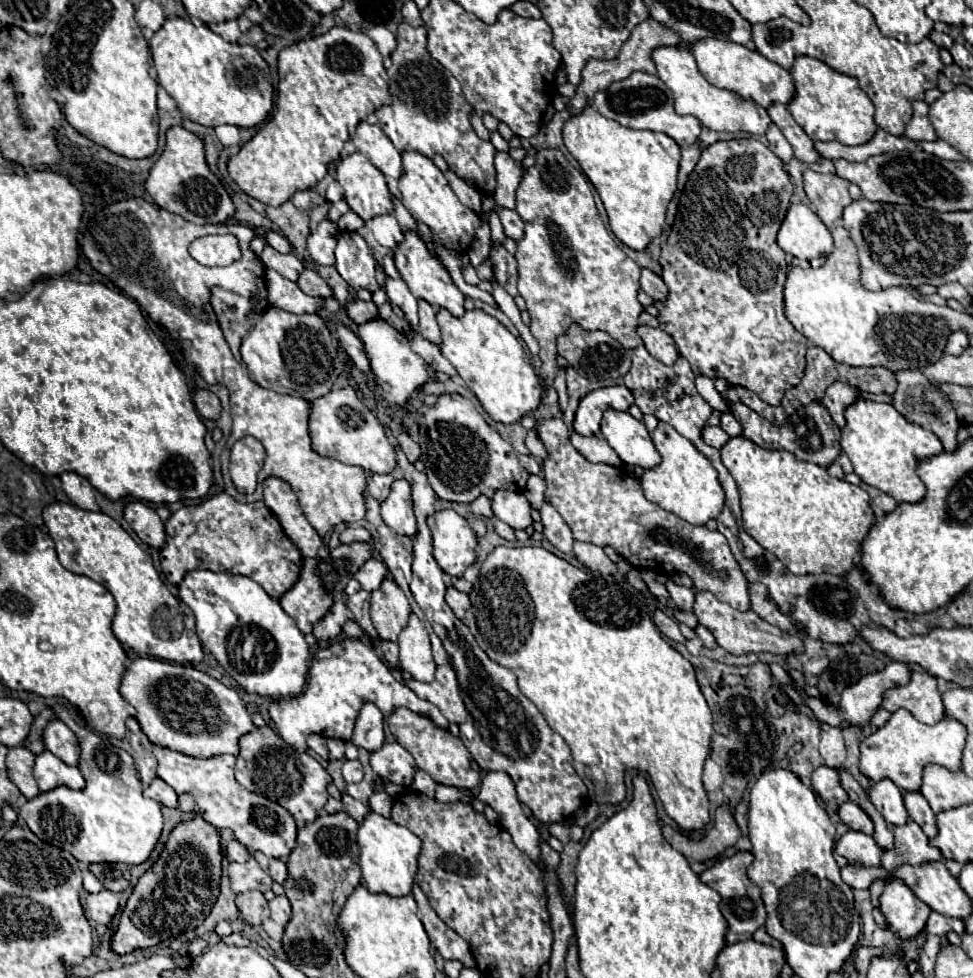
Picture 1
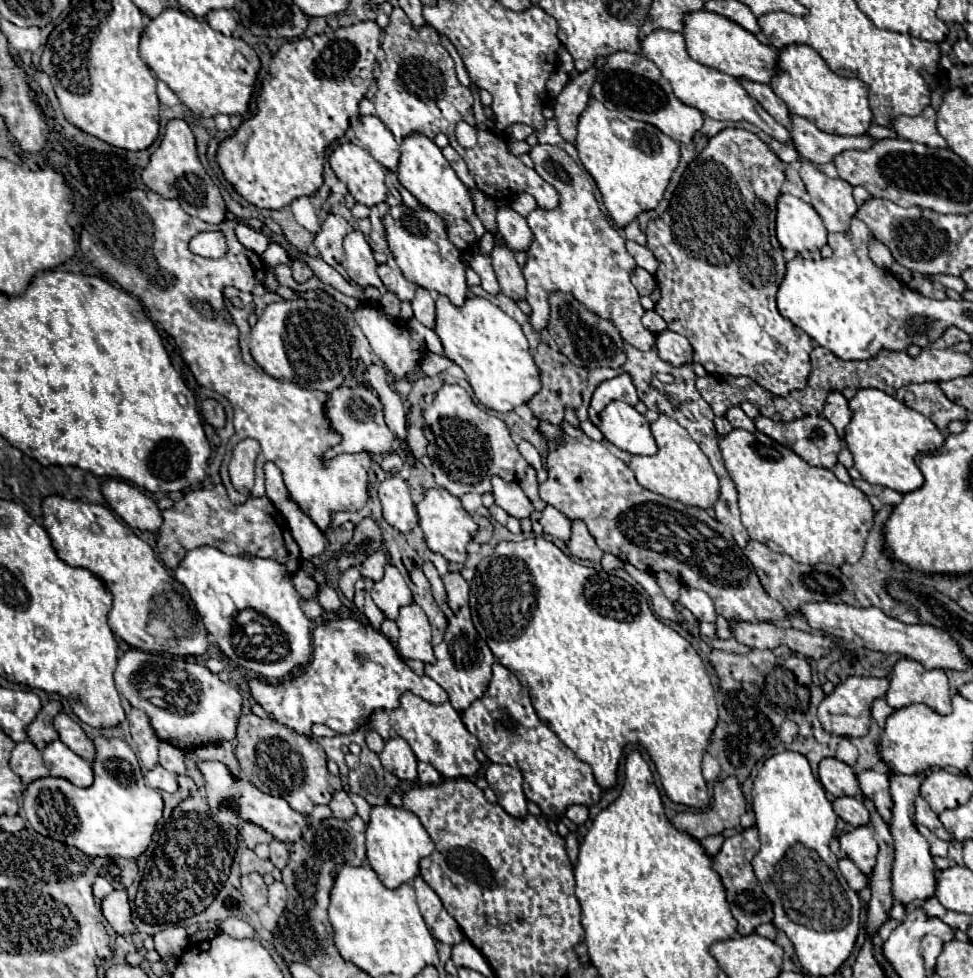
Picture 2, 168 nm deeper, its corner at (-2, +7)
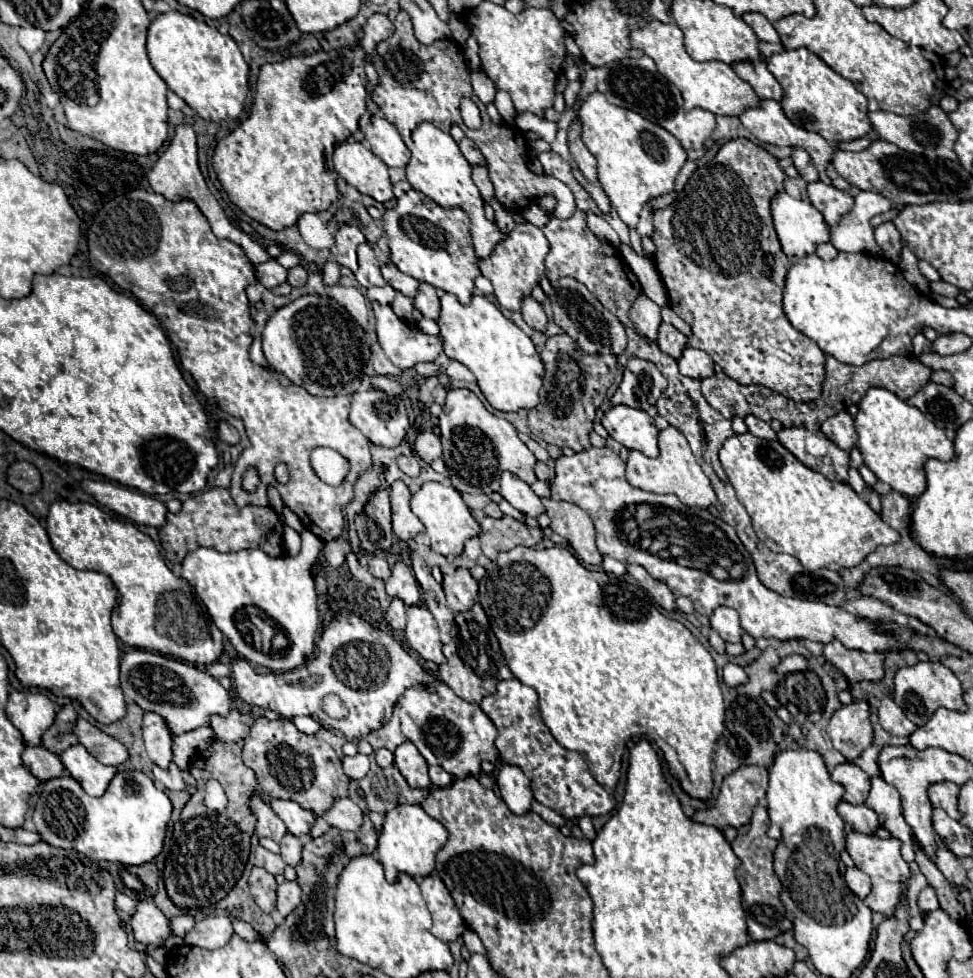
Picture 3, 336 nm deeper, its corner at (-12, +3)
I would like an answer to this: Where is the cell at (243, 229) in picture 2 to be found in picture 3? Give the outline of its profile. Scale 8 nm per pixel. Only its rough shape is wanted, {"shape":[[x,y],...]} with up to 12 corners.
{"shape":[[175,128],[147,174],[153,192],[195,202],[215,236],[241,246],[253,264],[265,246],[229,222],[197,164],[197,136]]}

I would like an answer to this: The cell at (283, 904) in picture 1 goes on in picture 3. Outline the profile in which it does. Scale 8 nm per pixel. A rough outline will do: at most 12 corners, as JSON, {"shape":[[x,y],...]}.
{"shape":[[283,882],[277,888],[277,910],[291,914],[301,902],[297,882]]}

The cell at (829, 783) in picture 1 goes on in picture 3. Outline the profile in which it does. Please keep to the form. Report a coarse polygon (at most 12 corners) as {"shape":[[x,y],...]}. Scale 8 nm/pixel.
{"shape":[[853,762],[837,764],[831,780],[845,788],[843,800],[863,804],[869,776]]}

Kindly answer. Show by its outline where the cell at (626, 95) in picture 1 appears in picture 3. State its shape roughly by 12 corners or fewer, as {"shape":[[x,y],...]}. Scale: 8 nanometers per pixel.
{"shape":[[649,56],[589,68],[587,94],[633,110],[685,150],[715,130]]}

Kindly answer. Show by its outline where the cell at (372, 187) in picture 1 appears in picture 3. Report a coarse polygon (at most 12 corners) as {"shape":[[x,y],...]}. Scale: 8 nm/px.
{"shape":[[361,142],[339,144],[333,168],[361,194],[393,200],[387,164]]}

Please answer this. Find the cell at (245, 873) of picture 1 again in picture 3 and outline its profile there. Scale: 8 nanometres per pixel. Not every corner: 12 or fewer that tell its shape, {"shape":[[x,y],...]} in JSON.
{"shape":[[263,846],[255,850],[255,862],[273,876],[283,874],[281,856],[267,852]]}

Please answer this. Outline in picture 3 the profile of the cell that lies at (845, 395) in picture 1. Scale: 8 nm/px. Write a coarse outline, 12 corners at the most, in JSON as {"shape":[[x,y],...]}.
{"shape":[[847,410],[825,420],[825,436],[839,448],[857,444],[857,430]]}

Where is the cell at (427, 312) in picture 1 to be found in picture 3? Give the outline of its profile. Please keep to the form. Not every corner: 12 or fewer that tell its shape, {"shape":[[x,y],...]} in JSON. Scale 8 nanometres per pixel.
{"shape":[[421,284],[413,306],[423,318],[439,320],[441,304],[431,284]]}

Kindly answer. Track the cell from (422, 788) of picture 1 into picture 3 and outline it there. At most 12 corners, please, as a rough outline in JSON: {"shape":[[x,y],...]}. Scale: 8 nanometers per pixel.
{"shape":[[429,766],[433,786],[449,786],[453,776],[441,766]]}

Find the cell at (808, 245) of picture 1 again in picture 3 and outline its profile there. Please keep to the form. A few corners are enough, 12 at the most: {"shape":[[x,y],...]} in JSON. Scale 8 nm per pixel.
{"shape":[[787,192],[771,200],[773,224],[789,258],[831,240],[823,214]]}

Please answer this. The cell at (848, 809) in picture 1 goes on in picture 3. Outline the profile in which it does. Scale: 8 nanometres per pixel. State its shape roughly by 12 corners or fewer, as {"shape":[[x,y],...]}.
{"shape":[[865,804],[837,806],[843,822],[861,834],[879,828],[877,814]]}

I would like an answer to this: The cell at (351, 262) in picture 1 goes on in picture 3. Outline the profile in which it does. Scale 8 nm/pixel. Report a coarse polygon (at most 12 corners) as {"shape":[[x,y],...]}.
{"shape":[[369,242],[359,246],[355,278],[365,288],[385,286]]}

